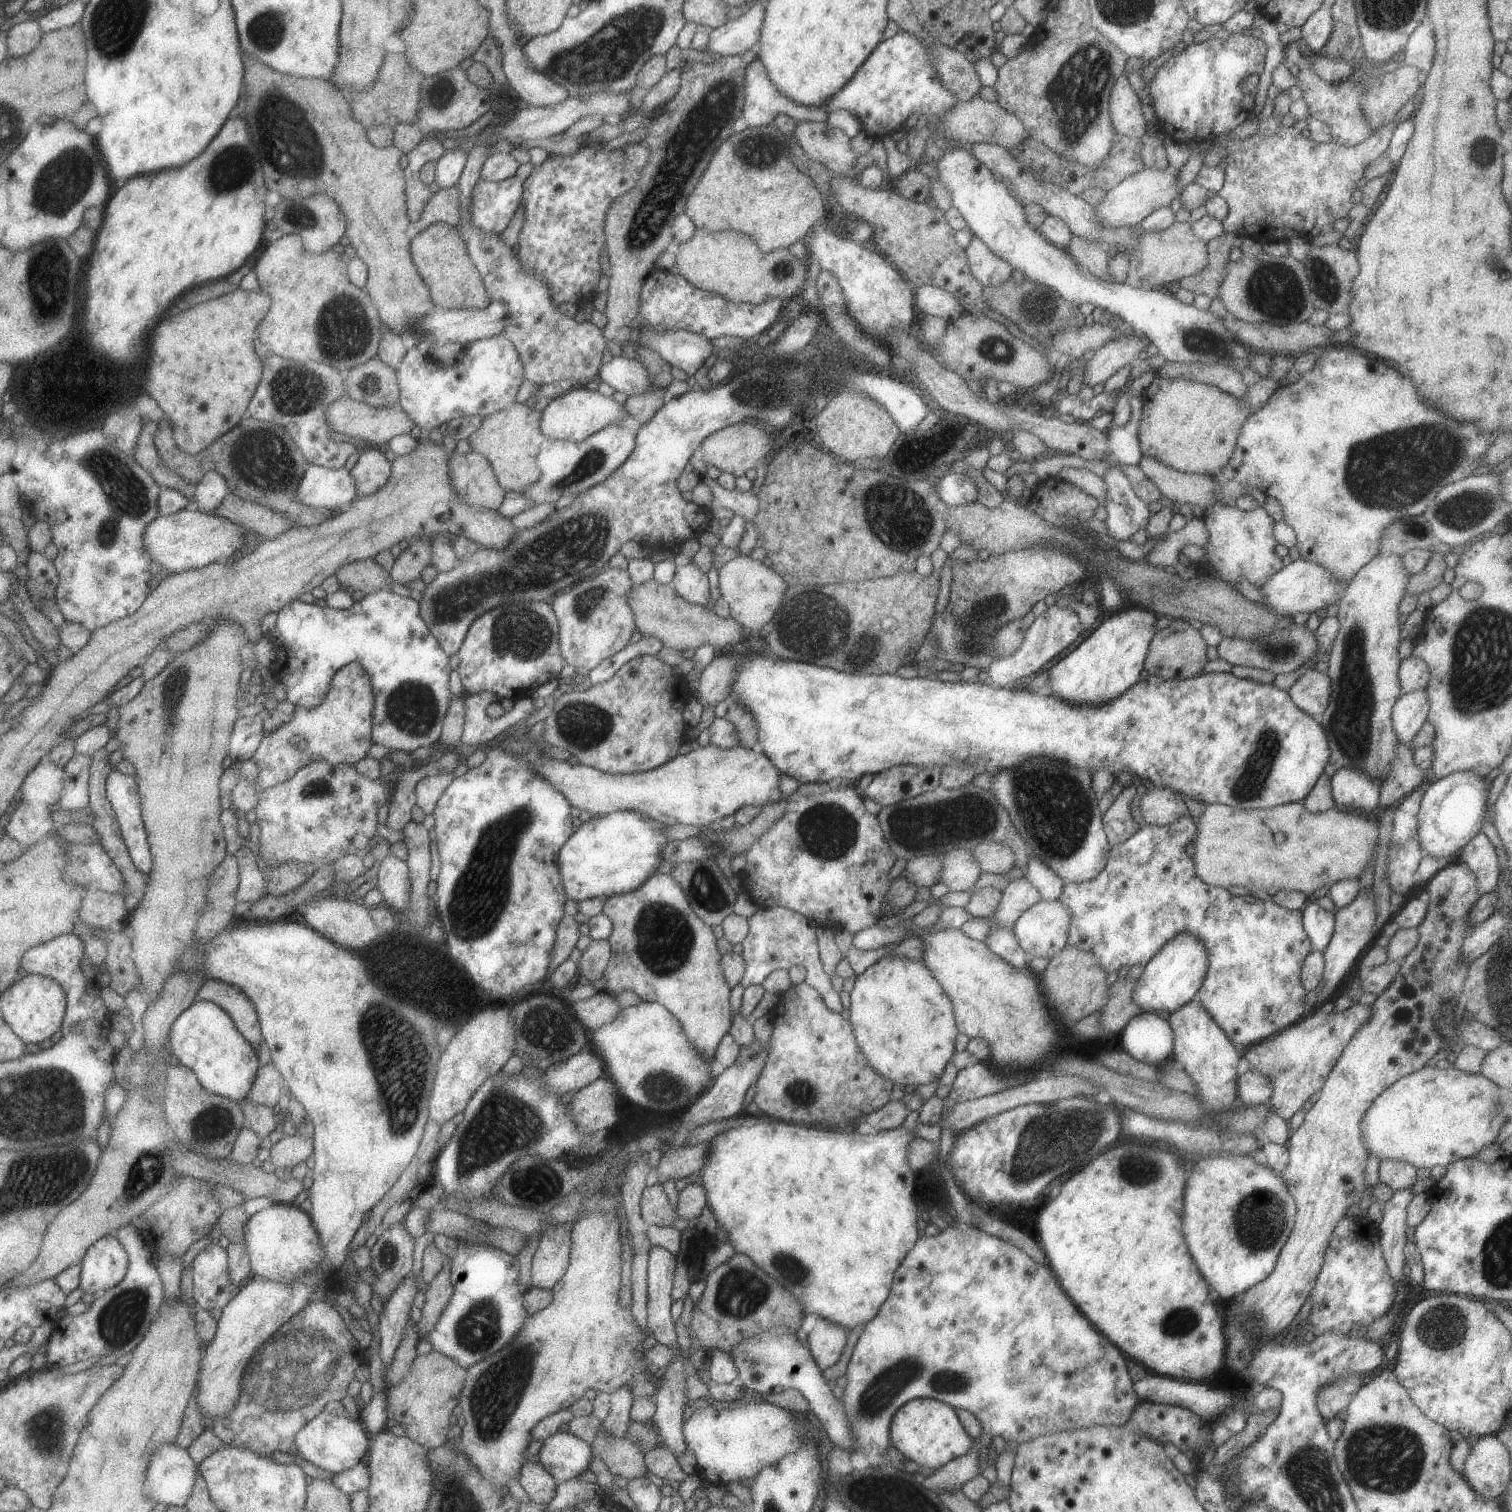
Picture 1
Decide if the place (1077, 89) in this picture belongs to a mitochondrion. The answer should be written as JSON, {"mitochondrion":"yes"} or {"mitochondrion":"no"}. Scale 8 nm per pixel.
{"mitochondrion":"yes"}

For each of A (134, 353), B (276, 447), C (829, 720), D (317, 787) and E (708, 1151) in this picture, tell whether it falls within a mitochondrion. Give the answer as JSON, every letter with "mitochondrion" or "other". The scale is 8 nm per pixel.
{"A":"mitochondrion","B":"mitochondrion","C":"other","D":"mitochondrion","E":"other"}

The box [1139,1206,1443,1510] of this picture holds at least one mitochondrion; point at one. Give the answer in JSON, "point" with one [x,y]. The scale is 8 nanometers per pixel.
{"point":[1390,1459]}

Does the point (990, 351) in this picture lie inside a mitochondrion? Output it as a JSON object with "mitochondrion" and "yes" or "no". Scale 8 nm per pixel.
{"mitochondrion":"yes"}

